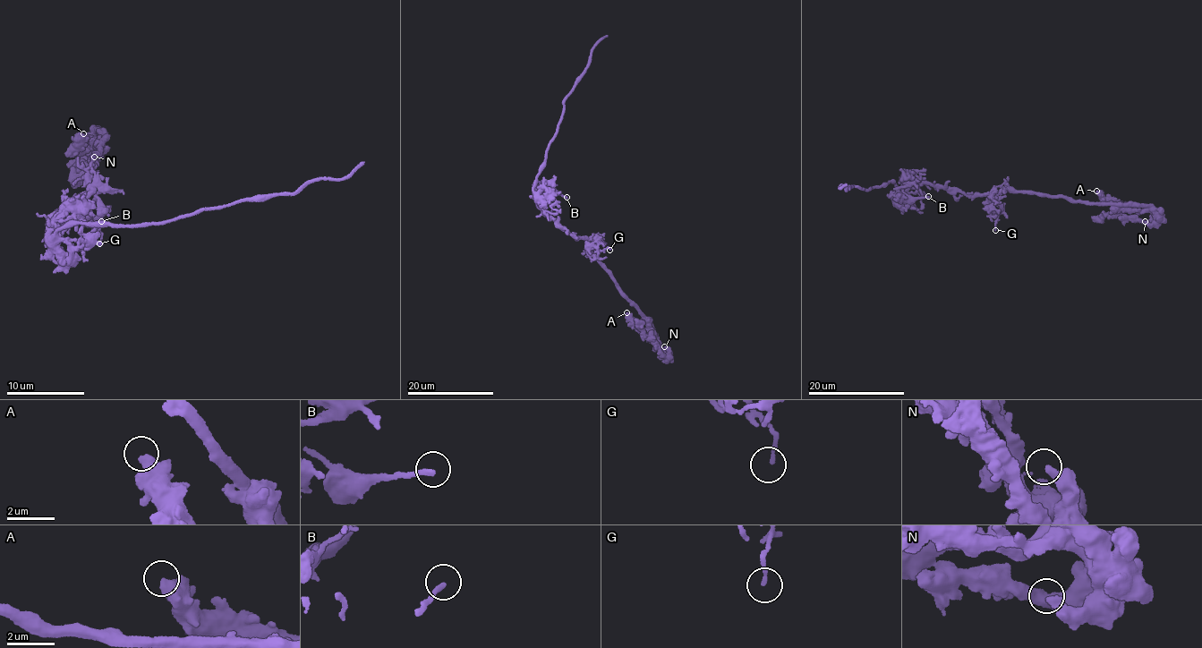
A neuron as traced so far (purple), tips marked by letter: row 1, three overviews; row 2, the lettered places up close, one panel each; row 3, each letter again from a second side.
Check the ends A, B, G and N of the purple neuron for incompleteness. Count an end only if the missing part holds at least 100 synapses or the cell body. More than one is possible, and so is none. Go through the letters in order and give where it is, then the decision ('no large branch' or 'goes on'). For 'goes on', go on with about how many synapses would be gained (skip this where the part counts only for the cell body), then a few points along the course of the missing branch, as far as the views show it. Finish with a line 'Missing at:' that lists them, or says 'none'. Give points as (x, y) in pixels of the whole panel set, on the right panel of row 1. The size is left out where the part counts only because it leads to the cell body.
A: at (1096, 191); no large branch
B: at (928, 196); no large branch
G: at (995, 230); no large branch
N: at (1145, 221); no large branch
Missing at: none

